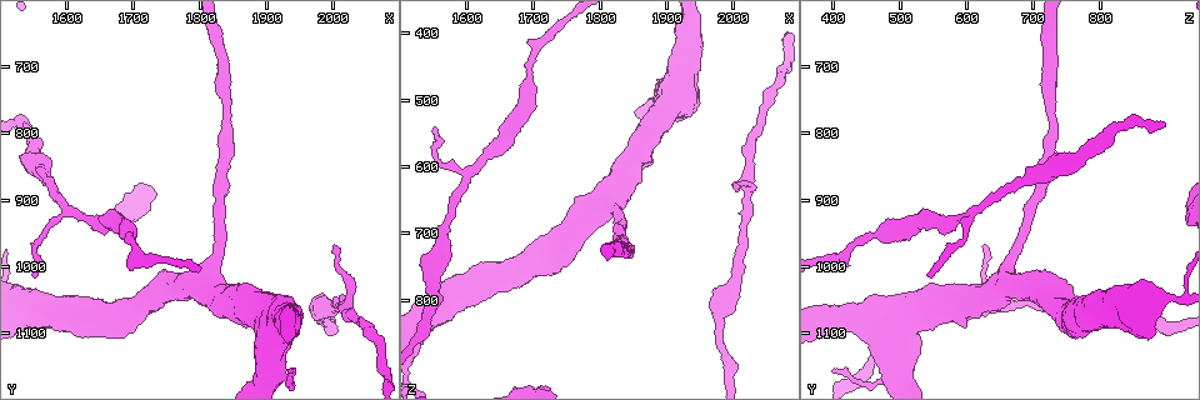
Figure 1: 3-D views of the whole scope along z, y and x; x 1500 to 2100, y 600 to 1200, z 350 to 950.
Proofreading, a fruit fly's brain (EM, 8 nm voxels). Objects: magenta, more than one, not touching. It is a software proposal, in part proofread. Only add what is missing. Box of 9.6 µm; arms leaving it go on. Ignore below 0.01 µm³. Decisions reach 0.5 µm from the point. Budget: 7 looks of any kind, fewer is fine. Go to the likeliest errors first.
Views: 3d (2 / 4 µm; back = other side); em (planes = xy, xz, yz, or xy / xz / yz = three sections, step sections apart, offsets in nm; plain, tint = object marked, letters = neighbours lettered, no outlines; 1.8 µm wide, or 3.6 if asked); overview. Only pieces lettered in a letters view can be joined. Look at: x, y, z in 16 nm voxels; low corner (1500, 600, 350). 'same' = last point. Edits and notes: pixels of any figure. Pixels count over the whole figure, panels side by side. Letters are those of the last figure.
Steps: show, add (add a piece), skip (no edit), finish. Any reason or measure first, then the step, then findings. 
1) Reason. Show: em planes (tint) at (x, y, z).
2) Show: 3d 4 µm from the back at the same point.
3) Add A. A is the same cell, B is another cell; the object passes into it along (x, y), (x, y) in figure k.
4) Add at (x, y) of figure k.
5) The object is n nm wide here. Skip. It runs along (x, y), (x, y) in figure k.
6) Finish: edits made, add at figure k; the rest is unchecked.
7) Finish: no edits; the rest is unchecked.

Show: em xz step 4 (letters) at (1550, 1015, 540).

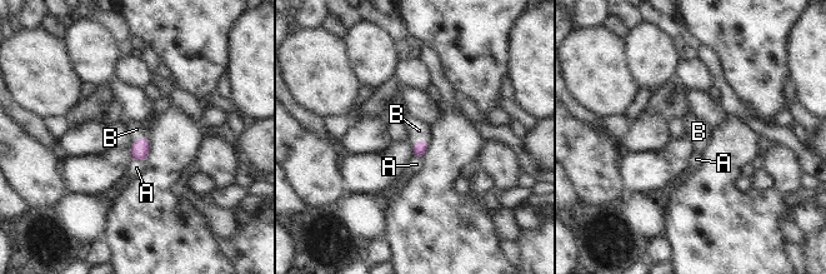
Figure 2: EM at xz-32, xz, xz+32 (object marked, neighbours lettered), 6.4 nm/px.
Another direction. Show: em planes (letters) at the same point.

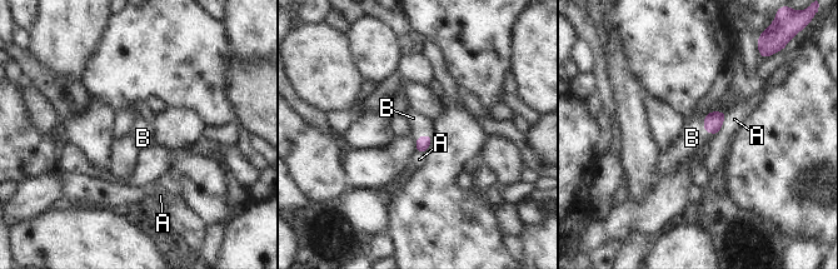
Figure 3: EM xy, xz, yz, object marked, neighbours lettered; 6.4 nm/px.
The longest contact is with A, 180 nm. Add B. B is the same cell, A is another cell; the object passes into it along (422, 143), (423, 135), (422, 125) in figure 3; it goes on there.

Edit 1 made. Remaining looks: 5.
Branch stops here. Show: em planes (tint) at (1940, 1155, 400).

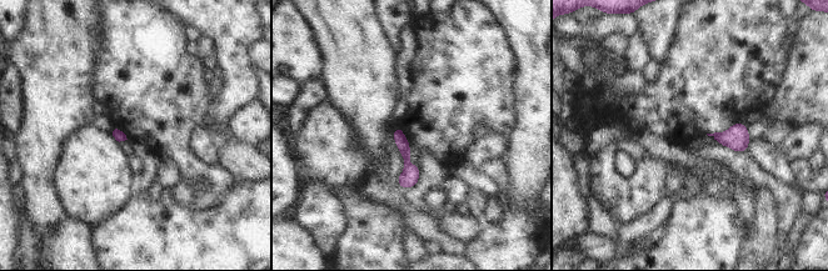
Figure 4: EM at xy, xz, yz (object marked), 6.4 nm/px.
What lies round it. Show: em planes (letters) at the same point.

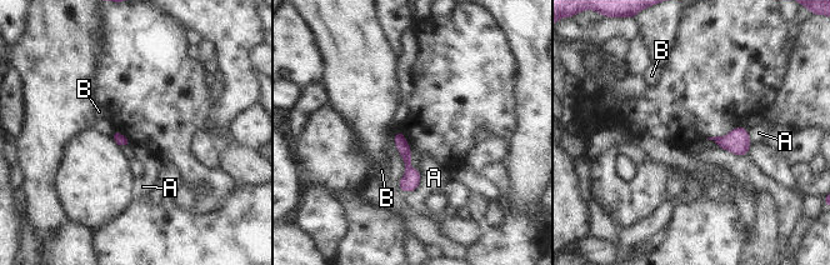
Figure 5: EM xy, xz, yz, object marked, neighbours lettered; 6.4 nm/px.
Skip. A and B are other cells; a border runs along (420, 170), (420, 184), (405, 193) in figure 5; none of them fits.

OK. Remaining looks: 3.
Tapers out. Show: em xy step 8 (letters) at (2000, 970, 630).

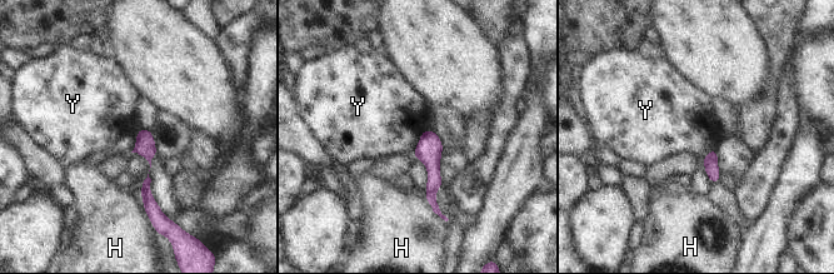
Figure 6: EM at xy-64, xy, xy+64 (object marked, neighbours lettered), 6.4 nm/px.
Skip. H and Y are other cells; none of them fits.

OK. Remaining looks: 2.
Finish: edits made, add at figure 3; the rest is unchecked.

